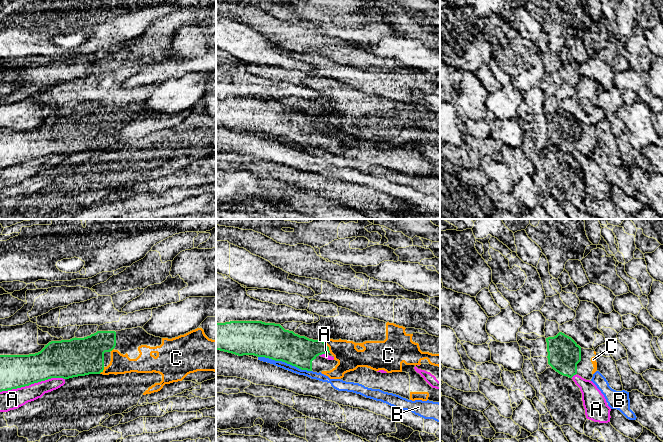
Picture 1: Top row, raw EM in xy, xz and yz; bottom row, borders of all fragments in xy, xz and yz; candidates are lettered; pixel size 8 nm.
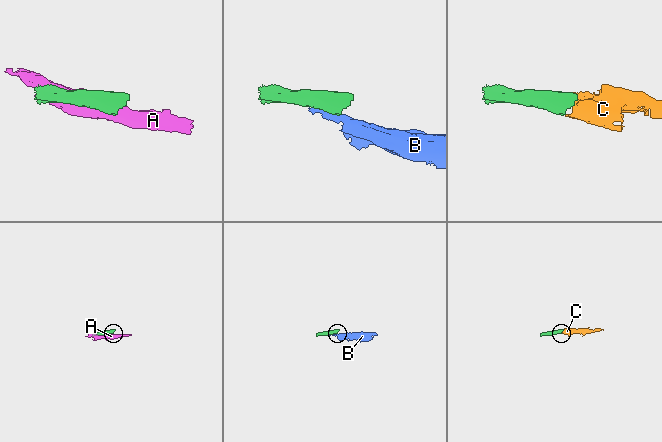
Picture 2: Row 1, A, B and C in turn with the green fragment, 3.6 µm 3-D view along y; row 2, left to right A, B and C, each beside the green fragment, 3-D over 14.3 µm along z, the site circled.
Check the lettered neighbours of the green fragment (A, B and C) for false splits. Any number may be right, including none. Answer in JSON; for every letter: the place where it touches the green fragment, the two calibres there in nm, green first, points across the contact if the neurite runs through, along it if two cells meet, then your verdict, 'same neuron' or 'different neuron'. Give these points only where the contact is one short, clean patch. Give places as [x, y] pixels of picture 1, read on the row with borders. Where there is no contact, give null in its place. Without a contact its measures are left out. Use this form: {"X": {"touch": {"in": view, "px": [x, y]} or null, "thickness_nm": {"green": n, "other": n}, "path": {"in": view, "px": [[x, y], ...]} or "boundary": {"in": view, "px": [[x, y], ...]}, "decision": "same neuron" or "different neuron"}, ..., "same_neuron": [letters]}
{"A": {"touch": {"in": "xy", "px": [32, 383]}, "thickness_nm": {"green": 280, "other": 160}, "decision": "different neuron"}, "B": {"touch": {"in": "xz", "px": [285, 362]}, "thickness_nm": {"green": 280, "other": 60}, "boundary": {"in": "xz", "px": [[258, 356], [281, 360], [301, 369], [311, 371]]}, "decision": "different neuron"}, "C": {"touch": {"in": "xz", "px": [328, 347]}, "thickness_nm": {"green": 260, "other": 200}, "decision": "same neuron"}, "same_neuron": ["C"]}

